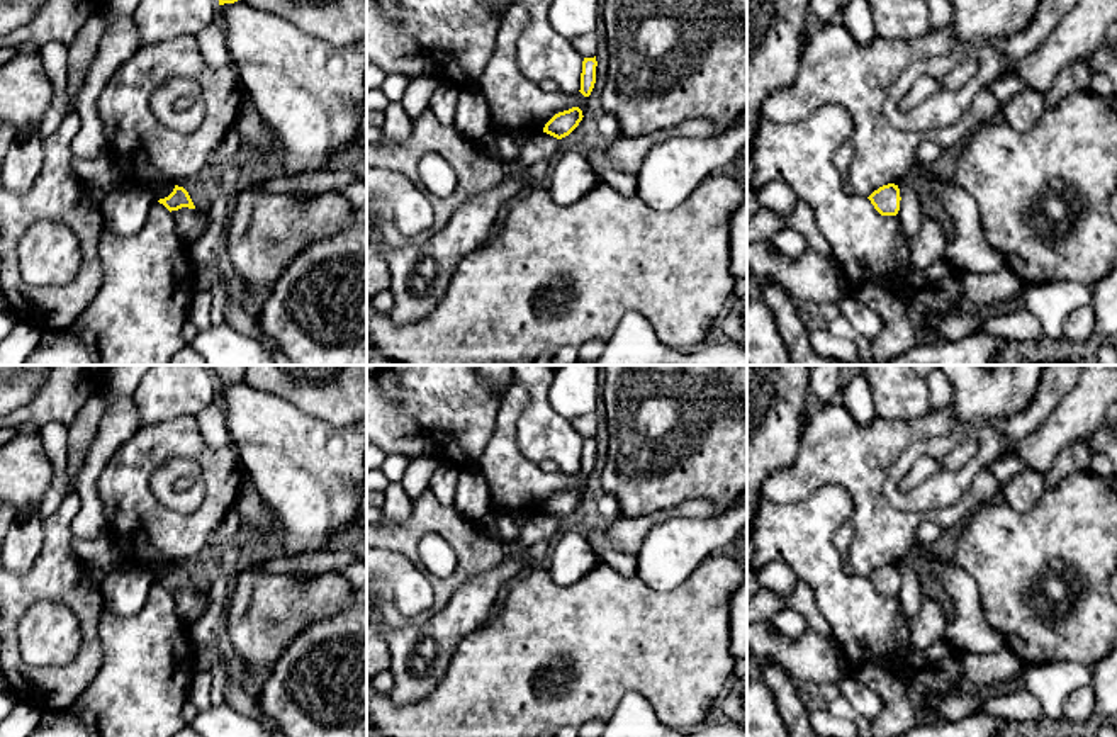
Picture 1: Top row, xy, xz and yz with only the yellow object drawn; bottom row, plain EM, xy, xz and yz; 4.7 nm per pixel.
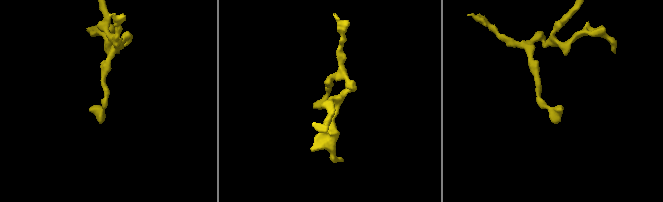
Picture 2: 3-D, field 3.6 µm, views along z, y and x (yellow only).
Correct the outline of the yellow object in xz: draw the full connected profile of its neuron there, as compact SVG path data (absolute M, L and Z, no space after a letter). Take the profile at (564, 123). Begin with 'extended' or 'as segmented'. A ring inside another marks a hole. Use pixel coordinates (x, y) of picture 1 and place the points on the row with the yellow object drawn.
as segmented; M572 107L569 110L555 114L543 127L543 132L562 139L569 136L582 121L582 110L579 107Z

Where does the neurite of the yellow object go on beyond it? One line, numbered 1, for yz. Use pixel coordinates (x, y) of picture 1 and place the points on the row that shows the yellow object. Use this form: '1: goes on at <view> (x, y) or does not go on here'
1: does not go on here

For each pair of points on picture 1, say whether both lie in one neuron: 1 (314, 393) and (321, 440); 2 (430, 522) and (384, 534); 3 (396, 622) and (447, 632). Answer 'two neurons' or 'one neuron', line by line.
1: two neurons
2: one neuron
3: two neurons

